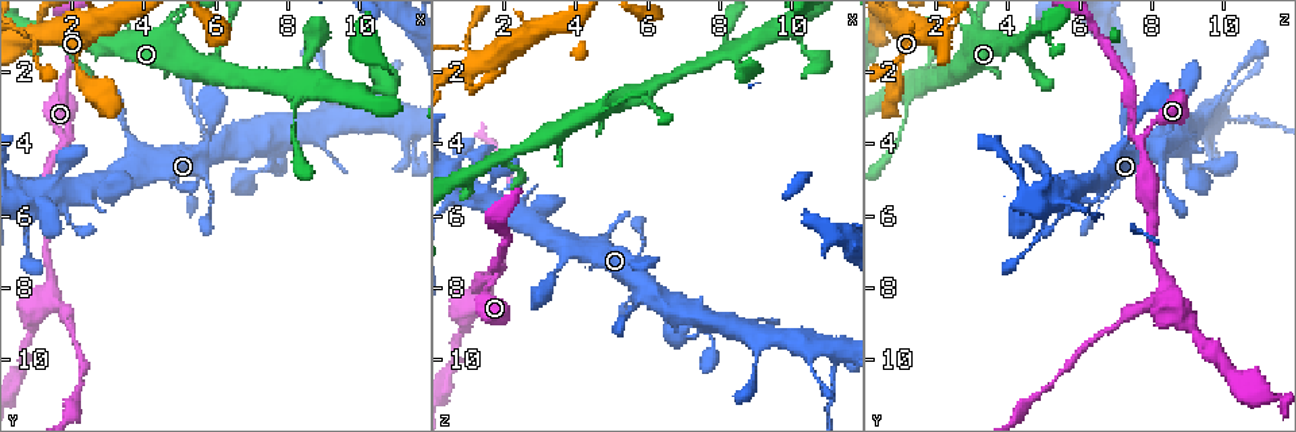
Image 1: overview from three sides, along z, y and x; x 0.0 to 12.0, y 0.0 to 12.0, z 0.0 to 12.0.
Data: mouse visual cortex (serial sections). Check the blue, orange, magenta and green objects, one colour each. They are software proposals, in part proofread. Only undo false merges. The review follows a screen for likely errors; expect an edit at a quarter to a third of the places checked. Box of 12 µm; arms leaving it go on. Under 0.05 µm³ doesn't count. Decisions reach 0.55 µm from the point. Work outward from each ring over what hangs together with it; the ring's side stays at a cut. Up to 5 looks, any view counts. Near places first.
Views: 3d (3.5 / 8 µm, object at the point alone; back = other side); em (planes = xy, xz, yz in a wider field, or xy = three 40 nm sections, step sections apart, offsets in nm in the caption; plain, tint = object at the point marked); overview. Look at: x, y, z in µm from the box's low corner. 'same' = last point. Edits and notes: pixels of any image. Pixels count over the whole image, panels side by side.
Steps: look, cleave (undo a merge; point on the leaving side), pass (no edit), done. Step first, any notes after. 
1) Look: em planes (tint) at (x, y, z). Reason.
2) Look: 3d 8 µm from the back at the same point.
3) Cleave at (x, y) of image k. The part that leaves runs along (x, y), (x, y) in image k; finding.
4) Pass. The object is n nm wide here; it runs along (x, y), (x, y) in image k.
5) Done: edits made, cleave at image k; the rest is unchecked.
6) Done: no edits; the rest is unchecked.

Look: em planes (tint) at (1.7, 3.9, 7.8).

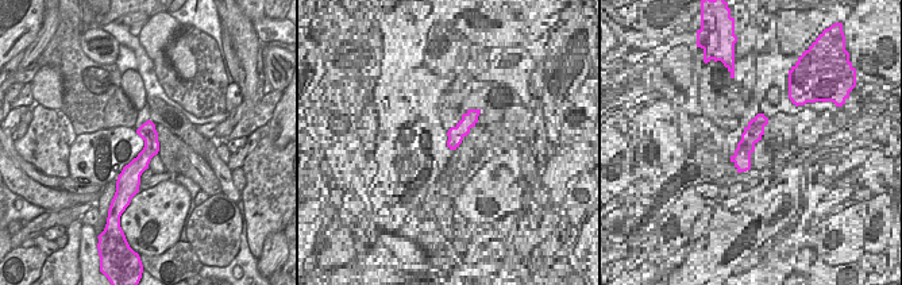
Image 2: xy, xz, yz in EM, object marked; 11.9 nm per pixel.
Look: 3d 3.5 µm at the same point. Wider look.

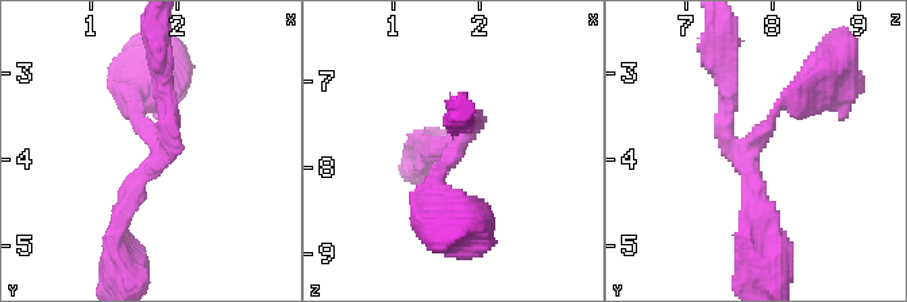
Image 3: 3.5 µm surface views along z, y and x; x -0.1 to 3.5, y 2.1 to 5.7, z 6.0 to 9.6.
Pass. The arms are 200, 250, 250 nm wide; it runs along (149, 124), (149, 151), (133, 184) in image 2; one cell here.

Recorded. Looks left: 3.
Look: 3d 3.5 µm at (11.1, 3.3, 10.1).

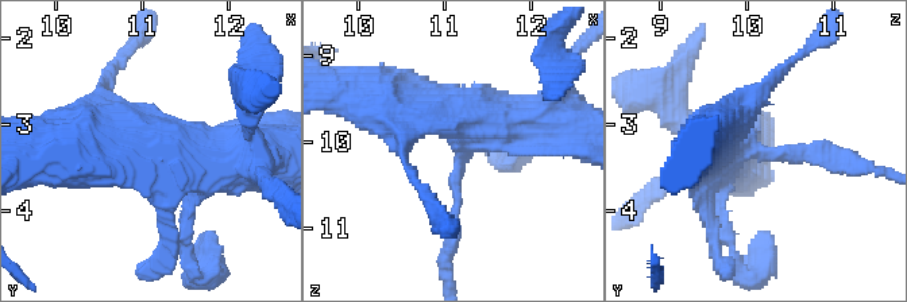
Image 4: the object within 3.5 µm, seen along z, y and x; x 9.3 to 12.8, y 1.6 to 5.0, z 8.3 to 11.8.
Look: em planes (tint) at (11.20, 3.30, 10.10). Now the EM.

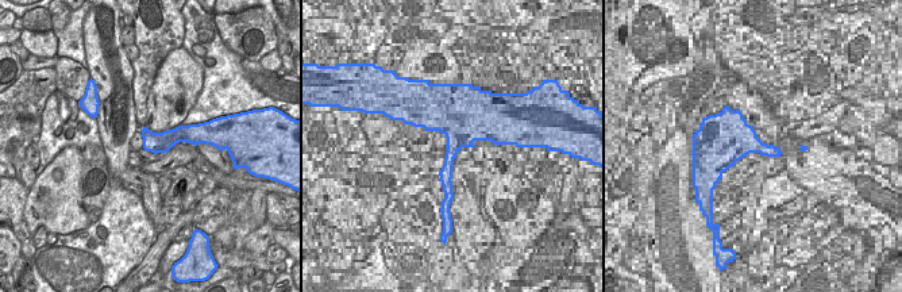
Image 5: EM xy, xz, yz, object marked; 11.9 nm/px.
Cleave at (809, 157) of image 4. The part that leaves runs along (763, 154), (818, 150), (887, 170) in image 4; two cells meet here.

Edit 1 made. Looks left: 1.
Done: edits made, cleave at image 4; the rest is unchecked.

